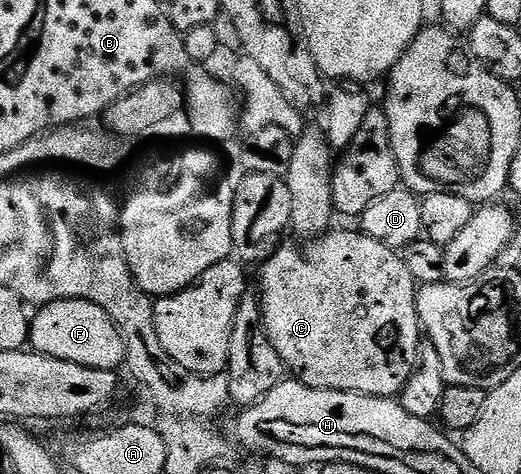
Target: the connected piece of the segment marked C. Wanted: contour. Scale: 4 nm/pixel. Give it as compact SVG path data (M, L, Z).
M328 229L326 234L320 234L318 238L312 238L306 243L303 254L295 246L280 245L273 256L258 267L259 290L261 305L263 307L263 330L269 336L277 356L283 361L284 367L291 370L298 381L309 384L313 388L325 388L326 390L340 390L341 392L353 392L354 394L368 394L378 398L395 398L405 388L405 384L411 379L411 373L415 367L417 348L421 341L421 327L419 325L419 313L415 307L415 295L417 283L415 277L409 272L402 253L396 252L392 247L381 244L381 240L373 240L373 236L364 234L358 229L335 230Z

